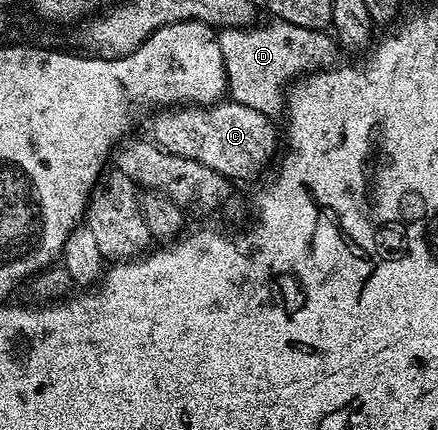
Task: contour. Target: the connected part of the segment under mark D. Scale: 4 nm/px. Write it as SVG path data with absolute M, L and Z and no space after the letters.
M279 19L249 28L223 28L218 34L219 48L226 67L229 96L235 103L257 109L269 117L283 112L286 84L315 71L327 70L337 59L337 44L325 30L305 29Z

